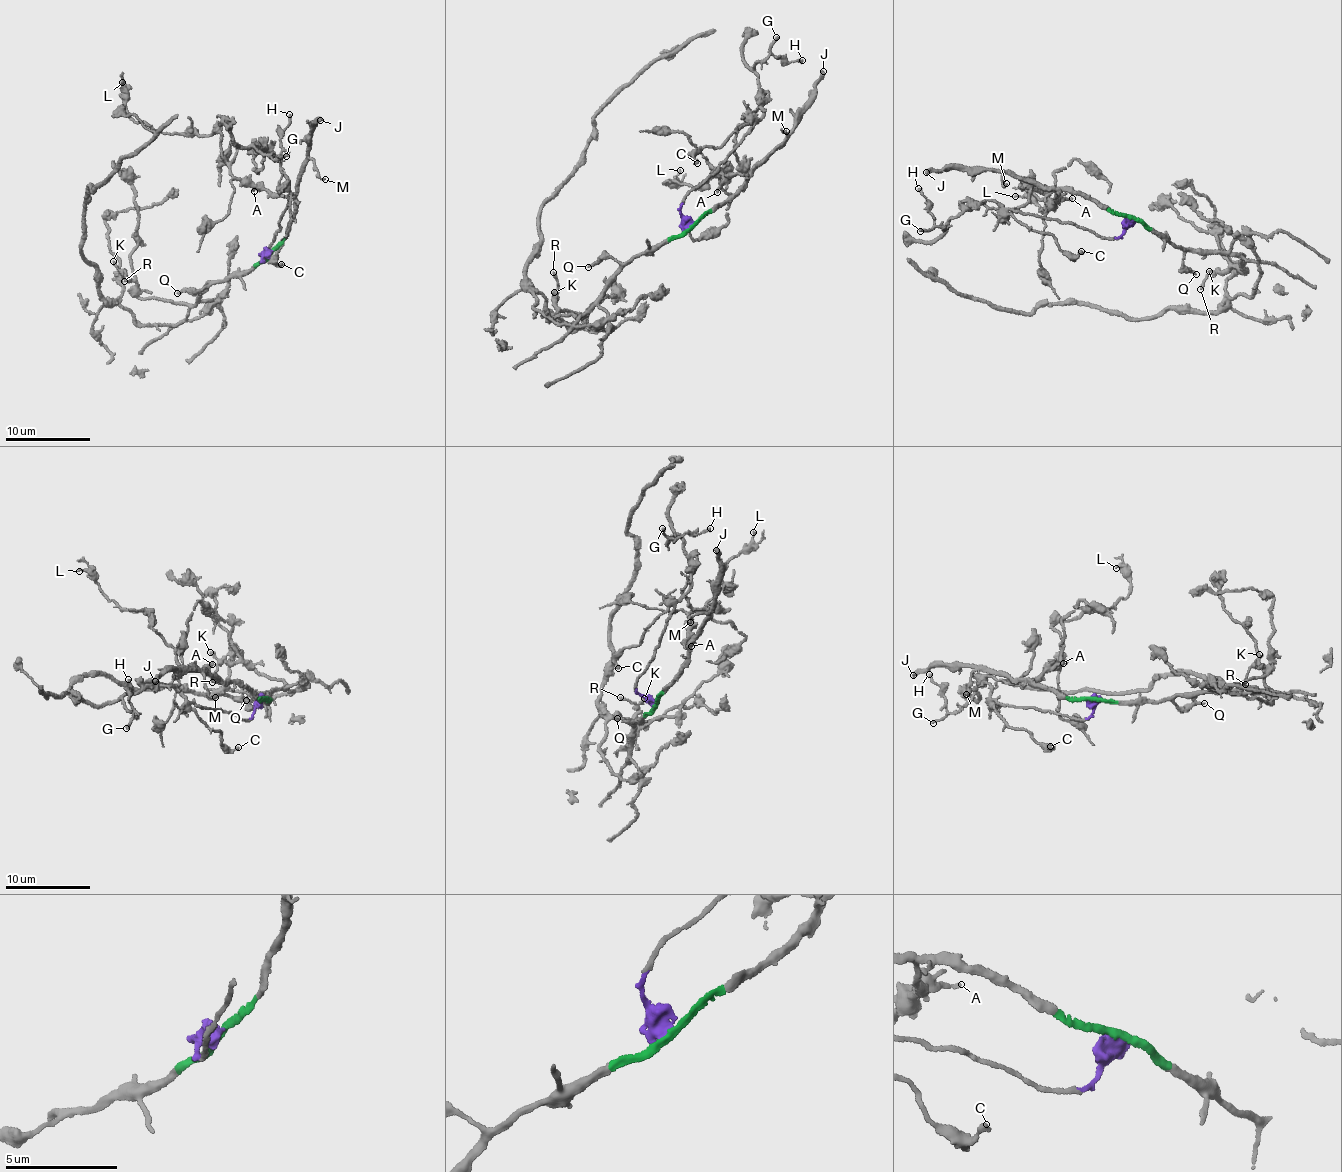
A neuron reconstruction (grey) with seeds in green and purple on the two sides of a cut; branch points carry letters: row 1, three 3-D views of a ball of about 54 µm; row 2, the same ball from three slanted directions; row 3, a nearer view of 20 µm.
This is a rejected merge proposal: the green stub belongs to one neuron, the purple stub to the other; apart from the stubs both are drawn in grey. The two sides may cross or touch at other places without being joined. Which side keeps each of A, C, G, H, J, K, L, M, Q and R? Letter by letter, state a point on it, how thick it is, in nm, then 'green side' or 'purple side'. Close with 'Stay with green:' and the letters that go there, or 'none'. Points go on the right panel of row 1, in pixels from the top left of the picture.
A: (1072, 198) | 160 nm | green side
C: (1081, 251) | 240 nm | purple side
G: (920, 231) | 180 nm | purple side
H: (918, 188) | 190 nm | purple side
J: (926, 172) | 320 nm | green side
K: (1209, 271) | 200 nm | green side
L: (1015, 196) | 140 nm | green side
M: (1006, 183) | 130 nm | green side
Q: (1196, 274) | 180 nm | green side
R: (1200, 289) | 190 nm | green side
Stay with green: A, J, K, L, M, Q, R

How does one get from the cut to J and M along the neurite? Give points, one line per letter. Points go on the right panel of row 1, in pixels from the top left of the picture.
J: (1130, 217), (1103, 209), (1068, 191), (1043, 190), (997, 171), (979, 172), (945, 167), (925, 172)
M: (1130, 217), (1103, 209), (1068, 191), (1043, 190), (1003, 173), (1002, 182), (1007, 184)

